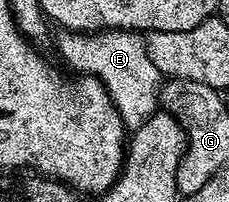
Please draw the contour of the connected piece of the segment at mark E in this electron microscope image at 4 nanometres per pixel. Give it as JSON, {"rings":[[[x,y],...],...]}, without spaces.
{"rings":[[[58,30],[53,33],[52,40],[58,43],[59,54],[75,68],[75,73],[94,76],[105,86],[123,126],[128,130],[144,126],[144,122],[159,111],[158,94],[164,77],[152,63],[145,39],[139,33],[107,30],[97,34],[79,34]]]}

